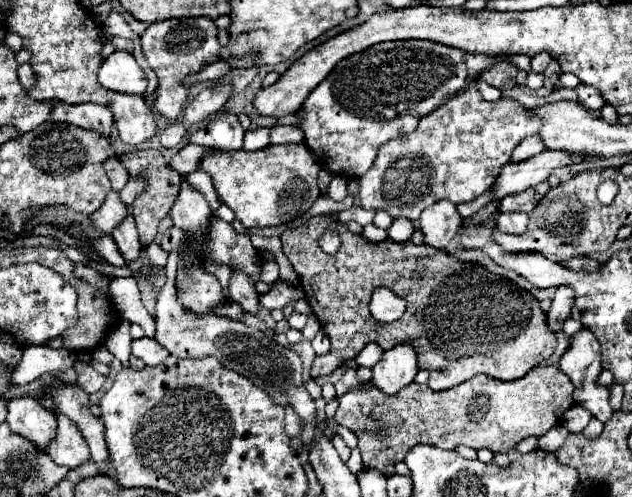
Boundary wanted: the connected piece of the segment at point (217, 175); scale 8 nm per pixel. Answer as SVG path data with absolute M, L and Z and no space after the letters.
M268 145L260 151L218 151L202 161L202 171L212 177L216 195L228 205L244 227L272 227L304 215L320 195L316 185L318 161L304 145Z

